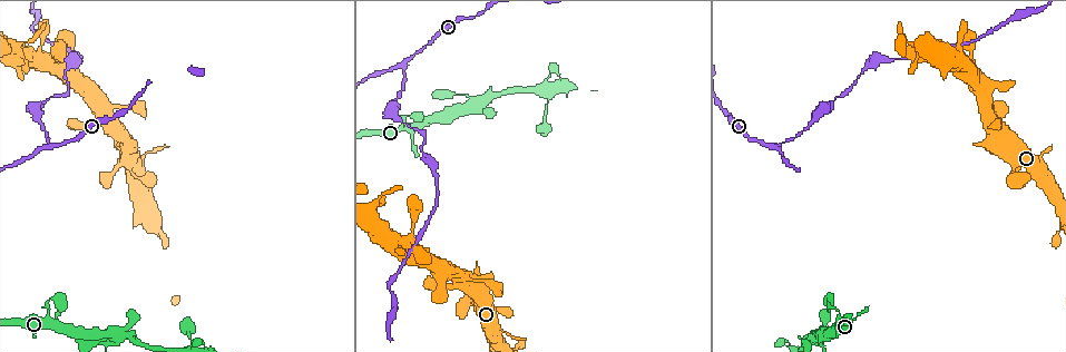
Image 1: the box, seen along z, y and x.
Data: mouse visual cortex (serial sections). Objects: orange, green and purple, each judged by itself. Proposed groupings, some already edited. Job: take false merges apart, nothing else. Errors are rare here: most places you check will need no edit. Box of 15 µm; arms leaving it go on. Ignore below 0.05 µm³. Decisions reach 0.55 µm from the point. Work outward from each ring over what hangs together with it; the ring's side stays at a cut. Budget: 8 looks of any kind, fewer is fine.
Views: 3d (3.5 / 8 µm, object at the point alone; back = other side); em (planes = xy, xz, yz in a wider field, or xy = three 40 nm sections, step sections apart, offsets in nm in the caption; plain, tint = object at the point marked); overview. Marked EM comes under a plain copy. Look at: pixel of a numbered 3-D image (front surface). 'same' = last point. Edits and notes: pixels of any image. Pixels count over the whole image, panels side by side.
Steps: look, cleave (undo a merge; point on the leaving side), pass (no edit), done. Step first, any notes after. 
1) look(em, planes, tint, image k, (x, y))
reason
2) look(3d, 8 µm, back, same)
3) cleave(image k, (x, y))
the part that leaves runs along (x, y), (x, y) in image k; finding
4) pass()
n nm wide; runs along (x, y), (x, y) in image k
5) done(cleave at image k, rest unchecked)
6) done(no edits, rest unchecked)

look(3d, 3.5 µm, image 1, (47, 144))
two arms in line, one across

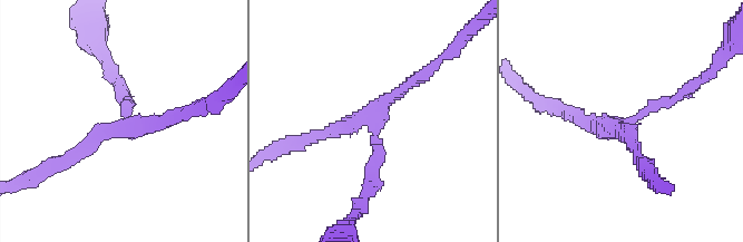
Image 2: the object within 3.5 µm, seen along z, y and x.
look(em, planes, tint, image 2, (128, 124))

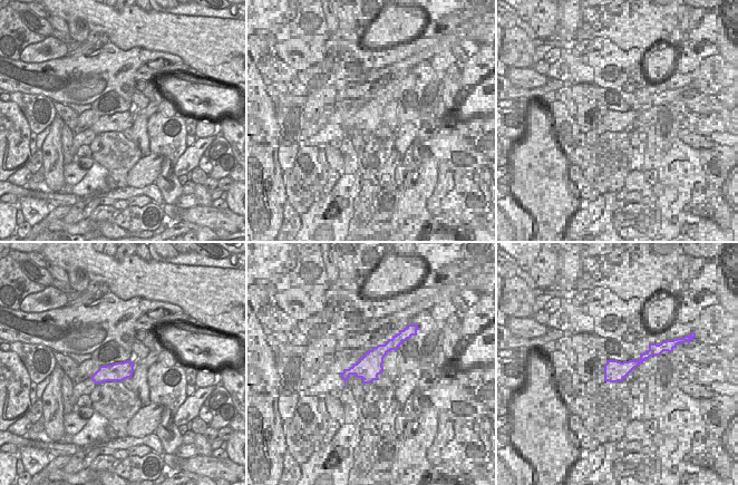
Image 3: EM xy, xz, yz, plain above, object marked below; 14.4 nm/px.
pass()
arms of 200, 200, 200 nm; runs along (431, 68), (377, 110), (369, 176) in image 2; all the same cell

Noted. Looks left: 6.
look(3d, 3.5 µm, image 1, (12, 45))
thick turns thin

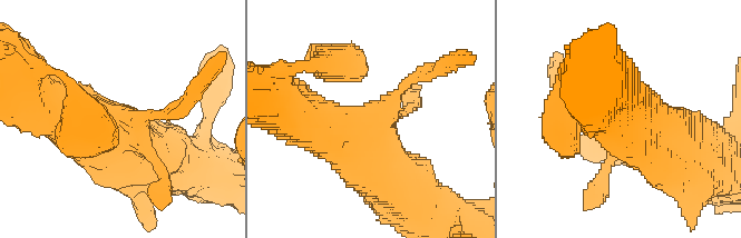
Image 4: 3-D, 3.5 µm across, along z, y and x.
look(em, xy, step 1, tint, image 4, (372, 111))

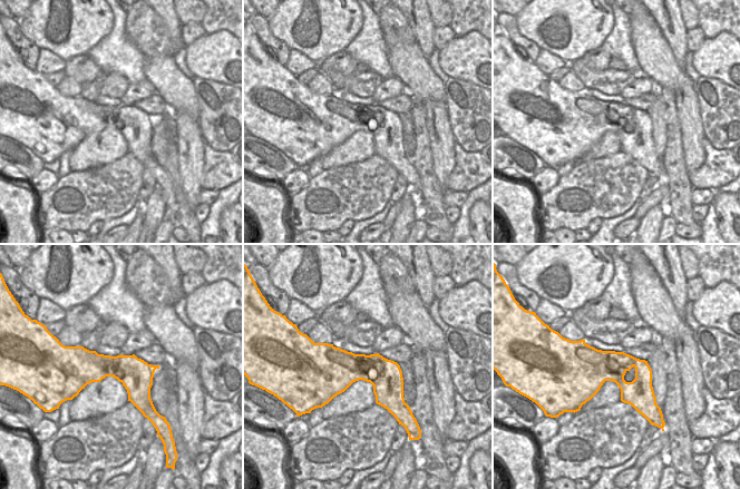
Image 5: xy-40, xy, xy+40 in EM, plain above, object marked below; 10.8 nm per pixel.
pass()
all the same cell

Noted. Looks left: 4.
look(3d, 8 µm, image 1, (814, 336))
looks like a crossing

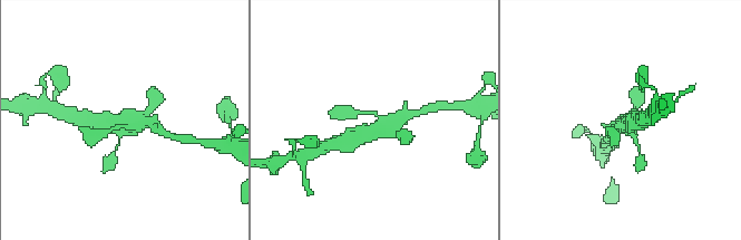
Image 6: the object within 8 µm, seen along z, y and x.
look(em, planes, tint, image 6, (622, 127))

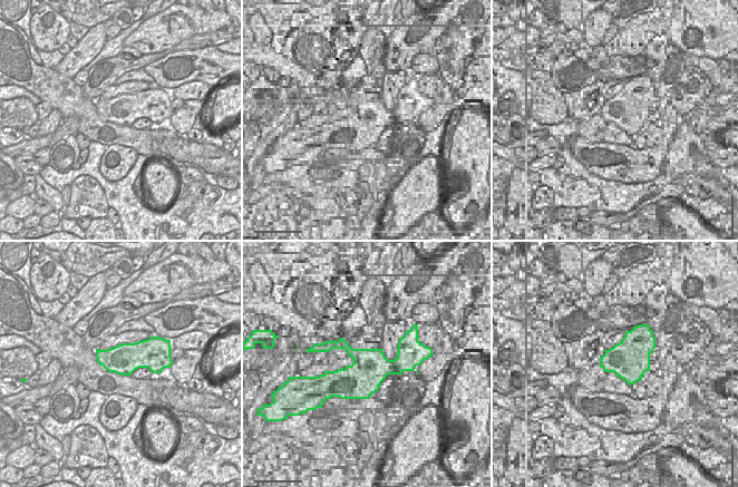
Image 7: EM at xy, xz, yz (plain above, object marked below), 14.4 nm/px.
pass()
460 nm wide; runs along (350, 140), (396, 124), (409, 114) in image 6; all the same cell

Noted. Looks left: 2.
done(no edits, rest unchecked)

